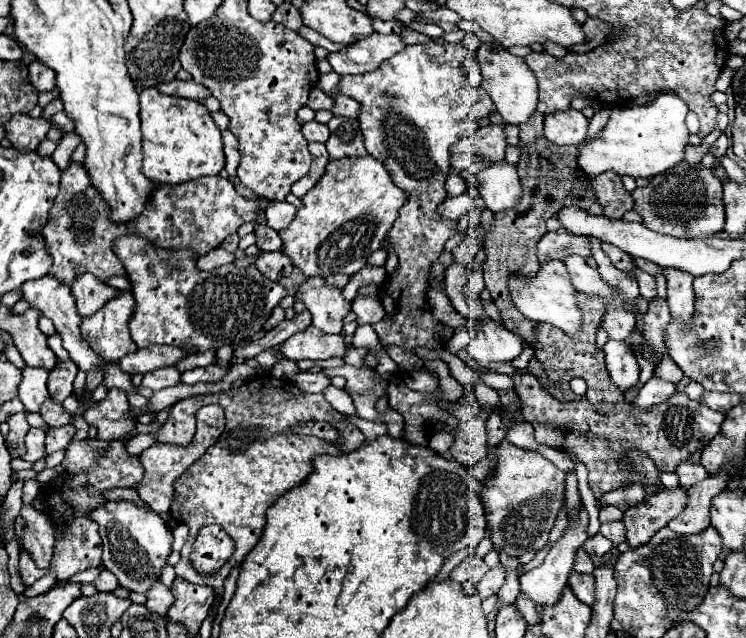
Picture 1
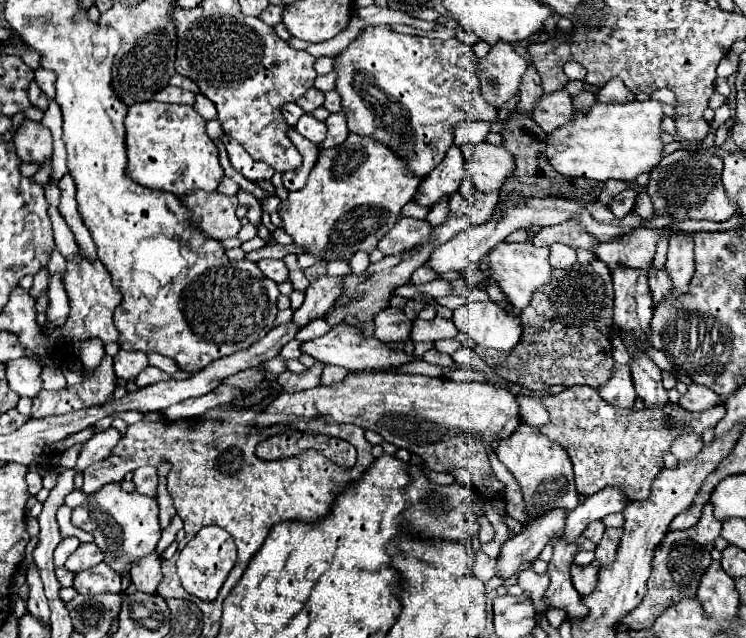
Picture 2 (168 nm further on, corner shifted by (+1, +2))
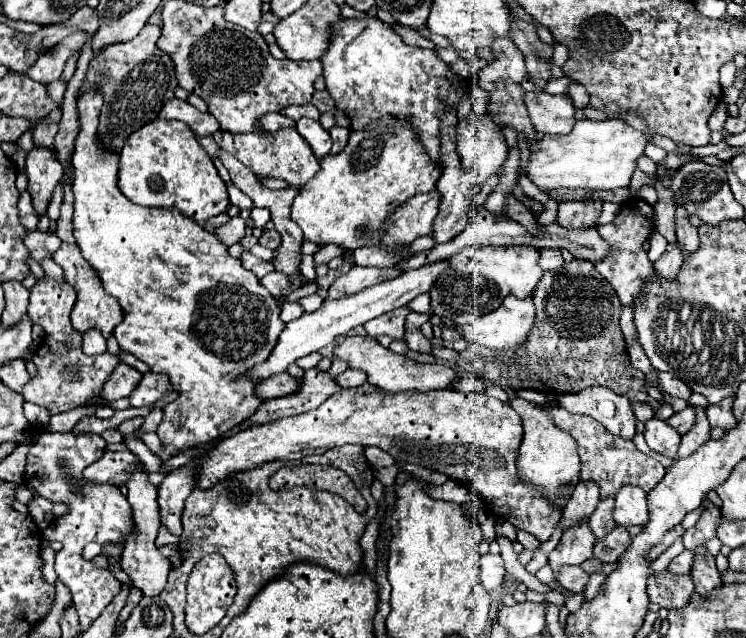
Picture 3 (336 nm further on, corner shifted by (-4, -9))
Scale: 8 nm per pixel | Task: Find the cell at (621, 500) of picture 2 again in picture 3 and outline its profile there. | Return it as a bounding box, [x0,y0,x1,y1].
[614,485,648,525]

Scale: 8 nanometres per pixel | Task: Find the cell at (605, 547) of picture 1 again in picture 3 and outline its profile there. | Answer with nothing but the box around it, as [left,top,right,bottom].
[588,499,616,539]

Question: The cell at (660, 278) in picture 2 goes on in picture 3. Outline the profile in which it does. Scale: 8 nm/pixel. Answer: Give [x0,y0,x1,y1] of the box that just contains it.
[654,243,682,281]

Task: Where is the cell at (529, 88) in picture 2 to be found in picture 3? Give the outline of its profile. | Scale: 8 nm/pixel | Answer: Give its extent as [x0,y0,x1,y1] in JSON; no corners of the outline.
[512,19,552,81]

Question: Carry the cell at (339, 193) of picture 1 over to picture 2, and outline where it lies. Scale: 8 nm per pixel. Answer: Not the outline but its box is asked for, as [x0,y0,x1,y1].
[279,134,421,260]

